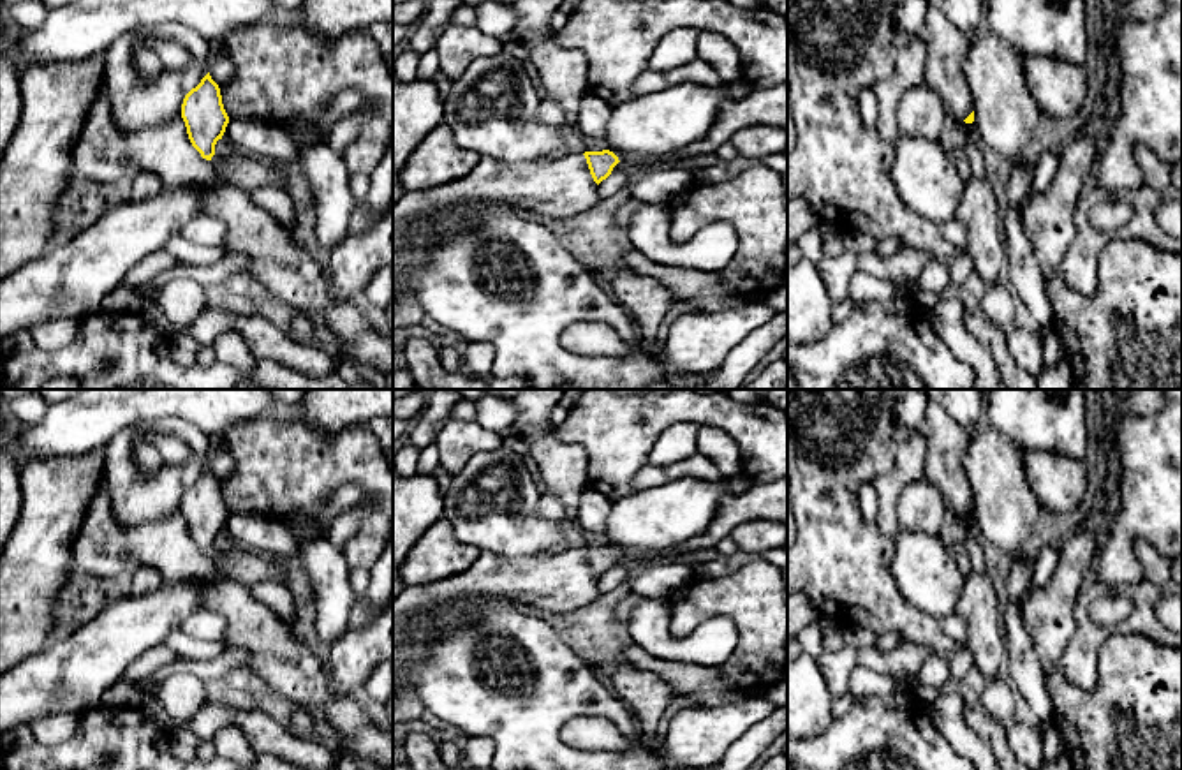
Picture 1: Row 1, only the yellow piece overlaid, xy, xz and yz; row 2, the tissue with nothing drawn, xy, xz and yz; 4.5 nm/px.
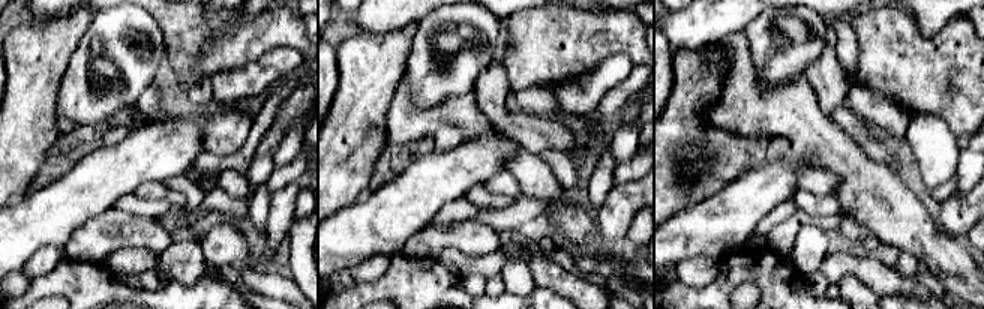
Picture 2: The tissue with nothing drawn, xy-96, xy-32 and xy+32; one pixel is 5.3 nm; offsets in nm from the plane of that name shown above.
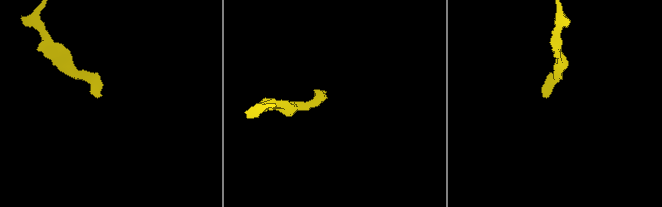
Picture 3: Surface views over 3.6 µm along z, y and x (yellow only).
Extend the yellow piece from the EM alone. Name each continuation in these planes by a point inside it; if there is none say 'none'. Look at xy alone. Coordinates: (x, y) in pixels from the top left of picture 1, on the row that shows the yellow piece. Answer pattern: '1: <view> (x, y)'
1: xy (245, 171)

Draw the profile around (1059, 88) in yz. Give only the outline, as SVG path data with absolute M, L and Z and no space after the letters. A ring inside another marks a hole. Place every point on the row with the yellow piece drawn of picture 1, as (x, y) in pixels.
M1025 56L1023 76L1045 116L1069 118L1085 104L1089 76L1083 65L1053 56Z

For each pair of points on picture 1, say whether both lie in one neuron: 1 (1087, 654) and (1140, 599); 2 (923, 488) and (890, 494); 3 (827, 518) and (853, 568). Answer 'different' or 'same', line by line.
1: same
2: different
3: same

